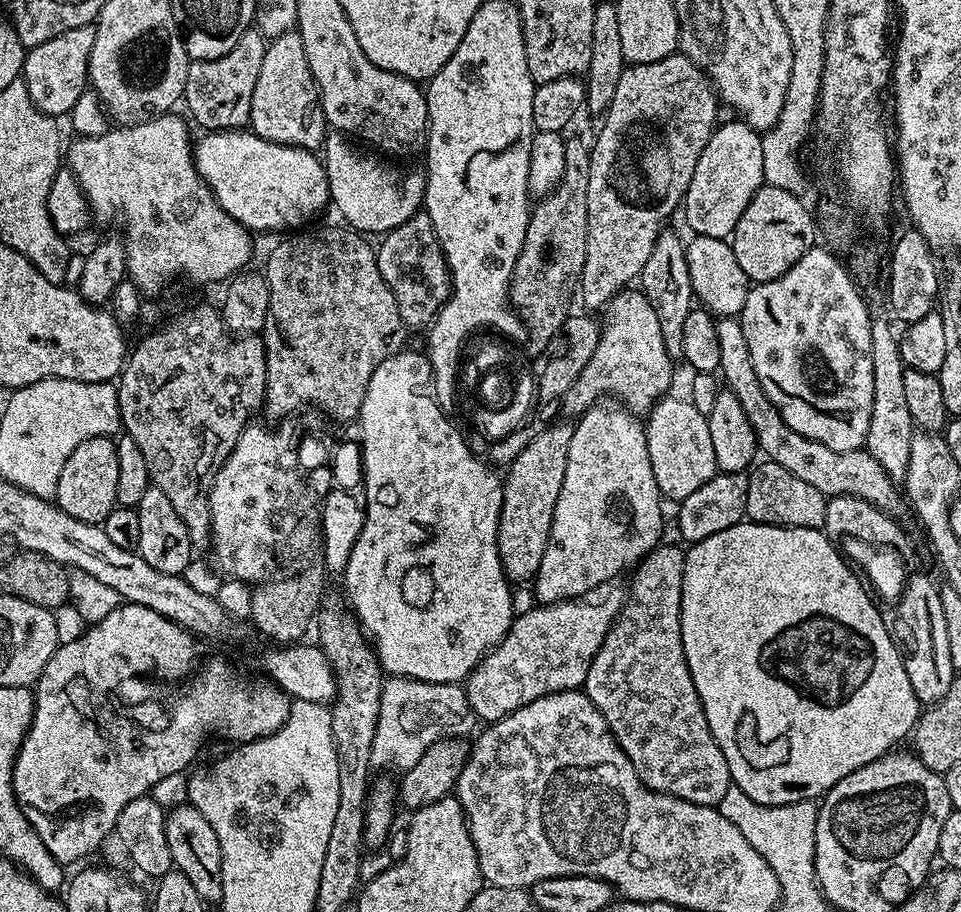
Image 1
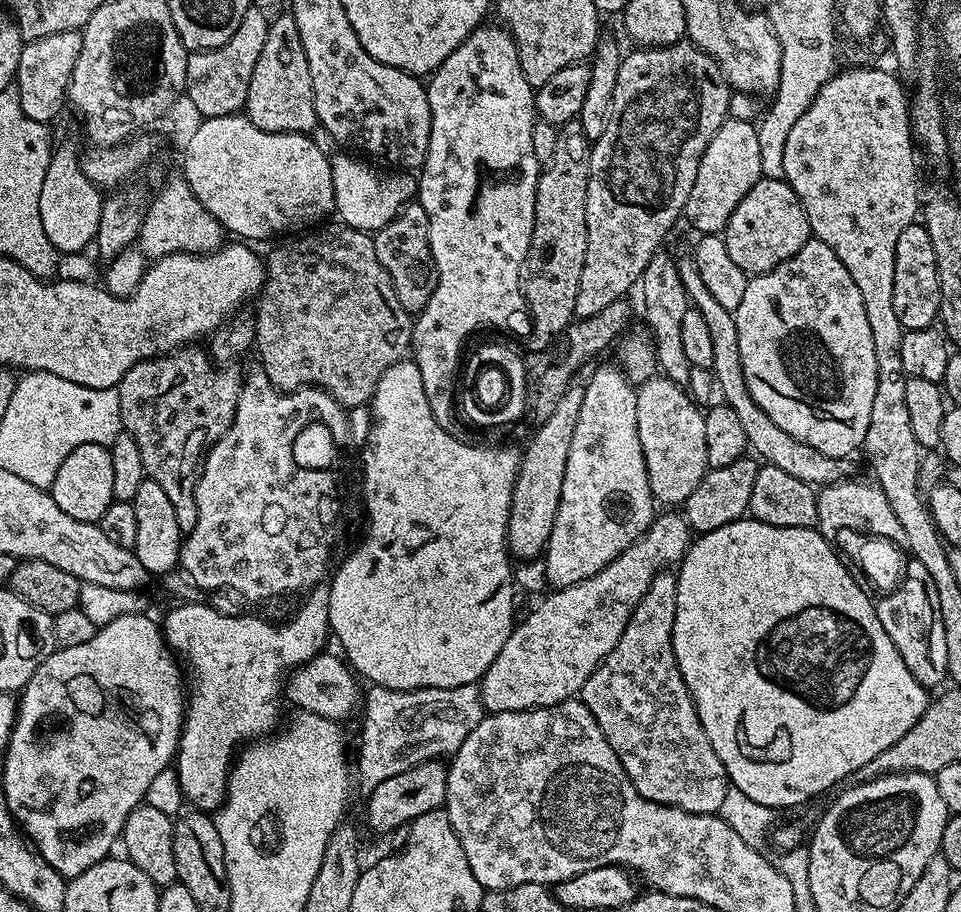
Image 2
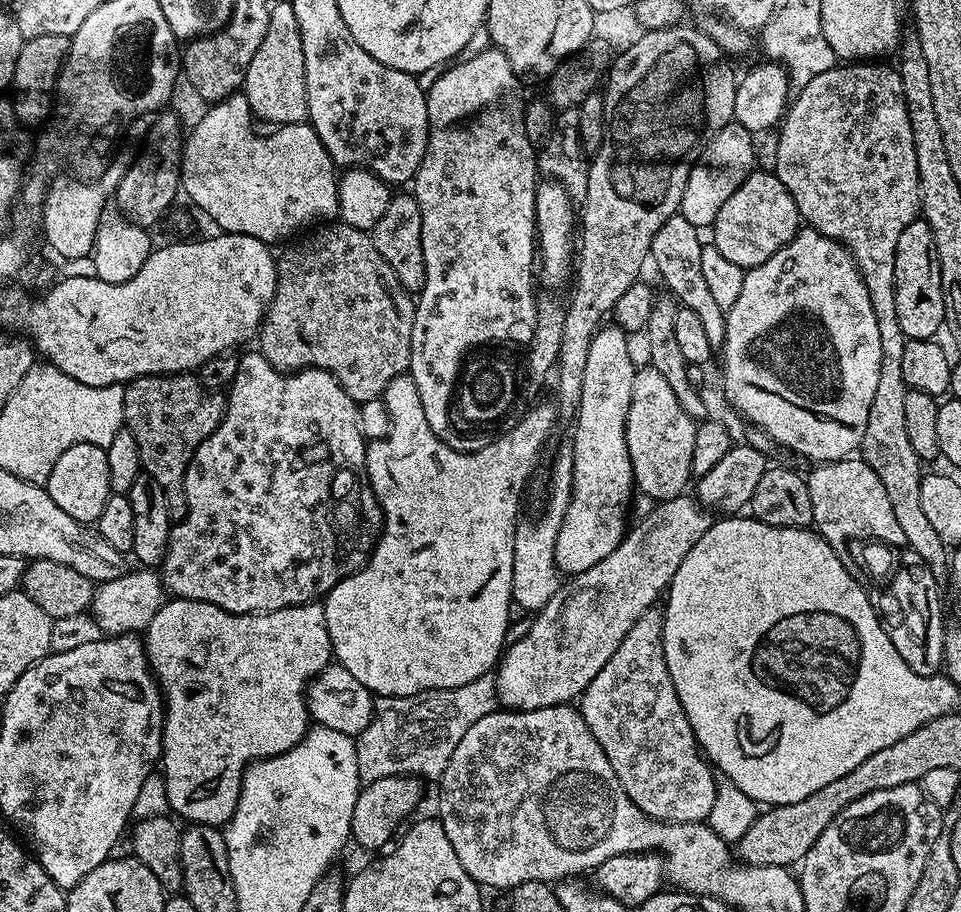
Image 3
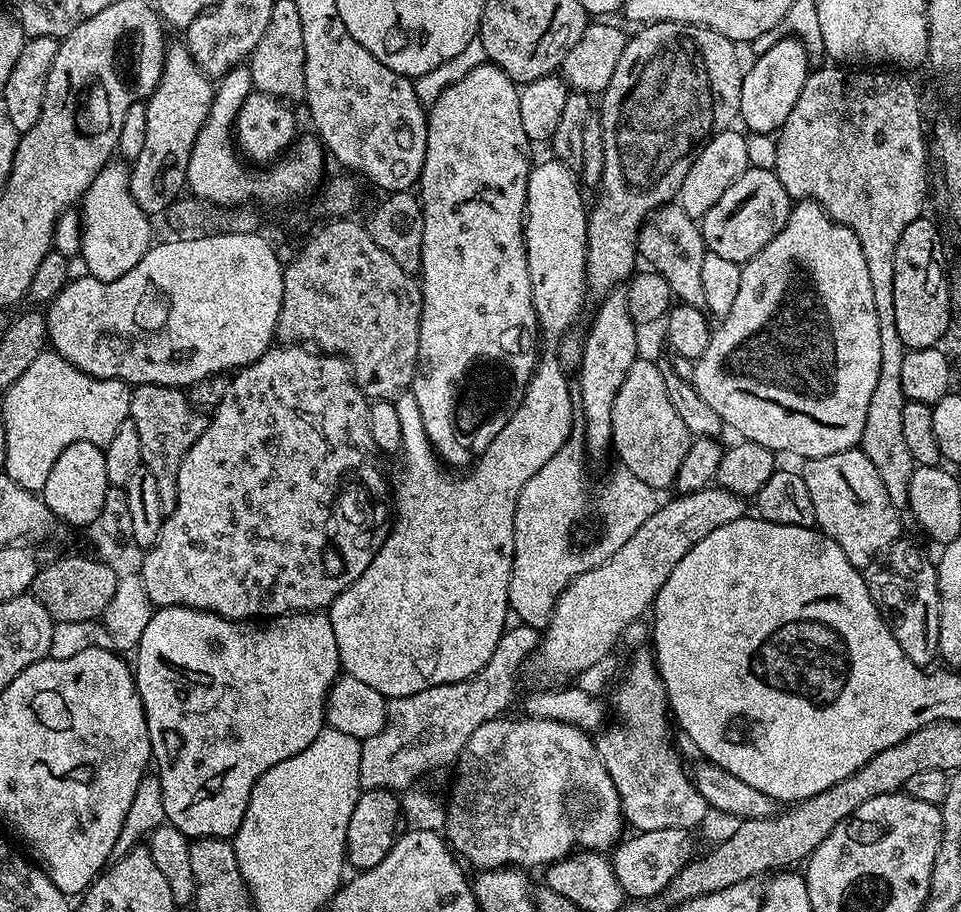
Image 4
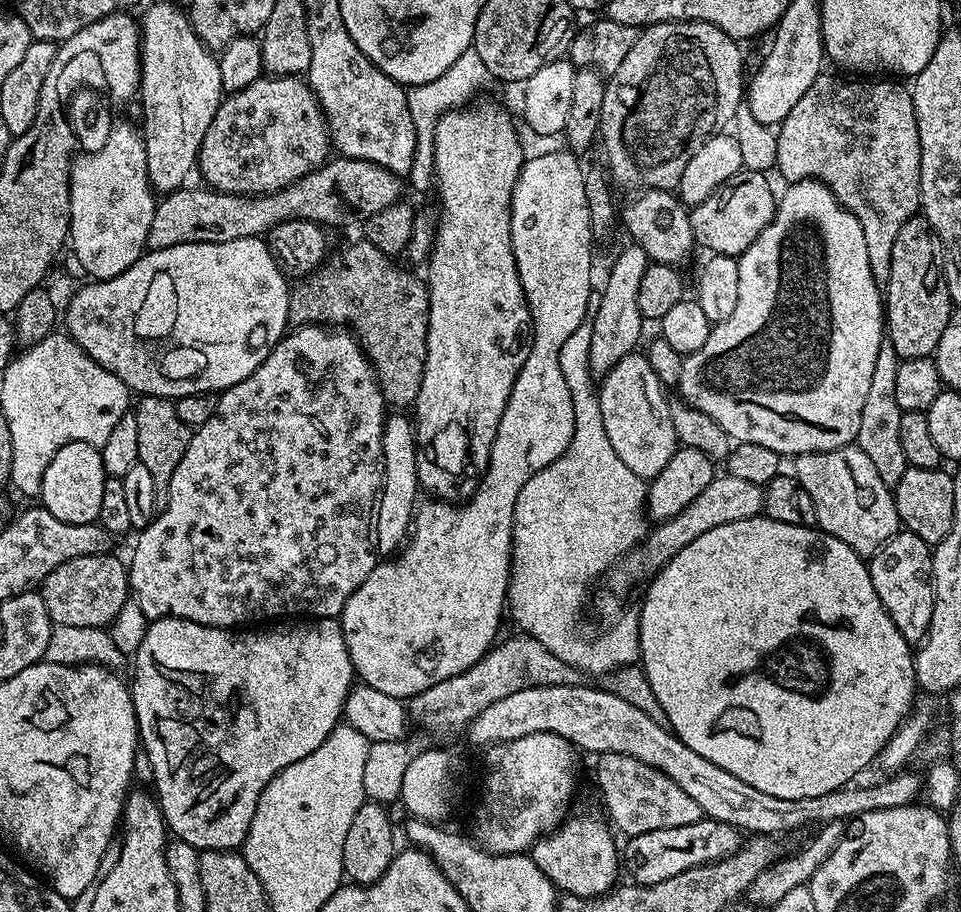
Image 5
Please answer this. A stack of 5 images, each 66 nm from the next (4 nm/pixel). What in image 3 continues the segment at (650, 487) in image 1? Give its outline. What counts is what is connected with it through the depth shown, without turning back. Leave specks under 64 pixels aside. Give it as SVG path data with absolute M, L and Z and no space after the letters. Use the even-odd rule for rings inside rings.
M615 326L601 327L590 342L590 354L586 354L586 370L582 374L582 402L576 408L576 418L572 432L572 497L558 538L554 542L554 558L561 573L569 577L590 570L610 550L614 550L624 540L624 534L630 527L628 507L632 504L632 492L636 488L636 478L630 454L626 446L626 414L630 410L630 398L634 394L634 378L638 364L632 361L632 352L628 349L629 333Z

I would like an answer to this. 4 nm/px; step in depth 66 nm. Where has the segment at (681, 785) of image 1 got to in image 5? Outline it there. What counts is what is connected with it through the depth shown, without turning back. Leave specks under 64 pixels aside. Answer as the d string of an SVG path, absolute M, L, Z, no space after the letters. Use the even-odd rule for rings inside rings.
M614 752L599 753L595 760L596 784L600 787L600 796L604 799L605 806L608 807L607 819L617 829L620 827L625 837L646 834L646 830L670 830L674 826L690 826L690 822L698 822L702 819L698 802L694 802L694 798L690 798L690 794L686 794L686 790L682 790L678 782L674 782L654 766L643 764L638 758Z

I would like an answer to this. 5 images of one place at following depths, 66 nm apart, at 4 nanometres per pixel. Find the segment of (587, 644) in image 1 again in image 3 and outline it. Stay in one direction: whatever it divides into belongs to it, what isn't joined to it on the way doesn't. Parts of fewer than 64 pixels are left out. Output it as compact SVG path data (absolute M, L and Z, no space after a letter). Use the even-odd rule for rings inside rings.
M688 494L659 501L653 508L656 509L641 524L633 523L629 527L621 544L610 550L602 562L590 566L590 570L582 574L565 579L554 598L550 598L550 602L535 613L529 633L507 645L494 669L496 698L505 709L529 712L555 704L567 704L581 696L586 686L594 682L594 674L598 674L598 670L610 662L630 626L634 626L645 610L653 607L665 595L678 566L682 566L682 558L694 550L694 542L698 542L698 538L702 538L702 534L706 534L714 522L700 501Z

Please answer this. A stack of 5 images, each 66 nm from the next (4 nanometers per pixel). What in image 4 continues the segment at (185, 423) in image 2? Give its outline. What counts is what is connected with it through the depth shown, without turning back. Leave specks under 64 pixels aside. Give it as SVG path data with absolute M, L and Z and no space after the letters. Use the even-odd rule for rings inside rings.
M138 384L132 388L128 414L134 426L138 426L138 439L142 441L142 467L150 470L150 474L154 474L154 482L158 482L158 498L162 498L162 510L166 514L172 512L178 498L178 470L190 446L202 438L205 413L192 406L187 391Z

